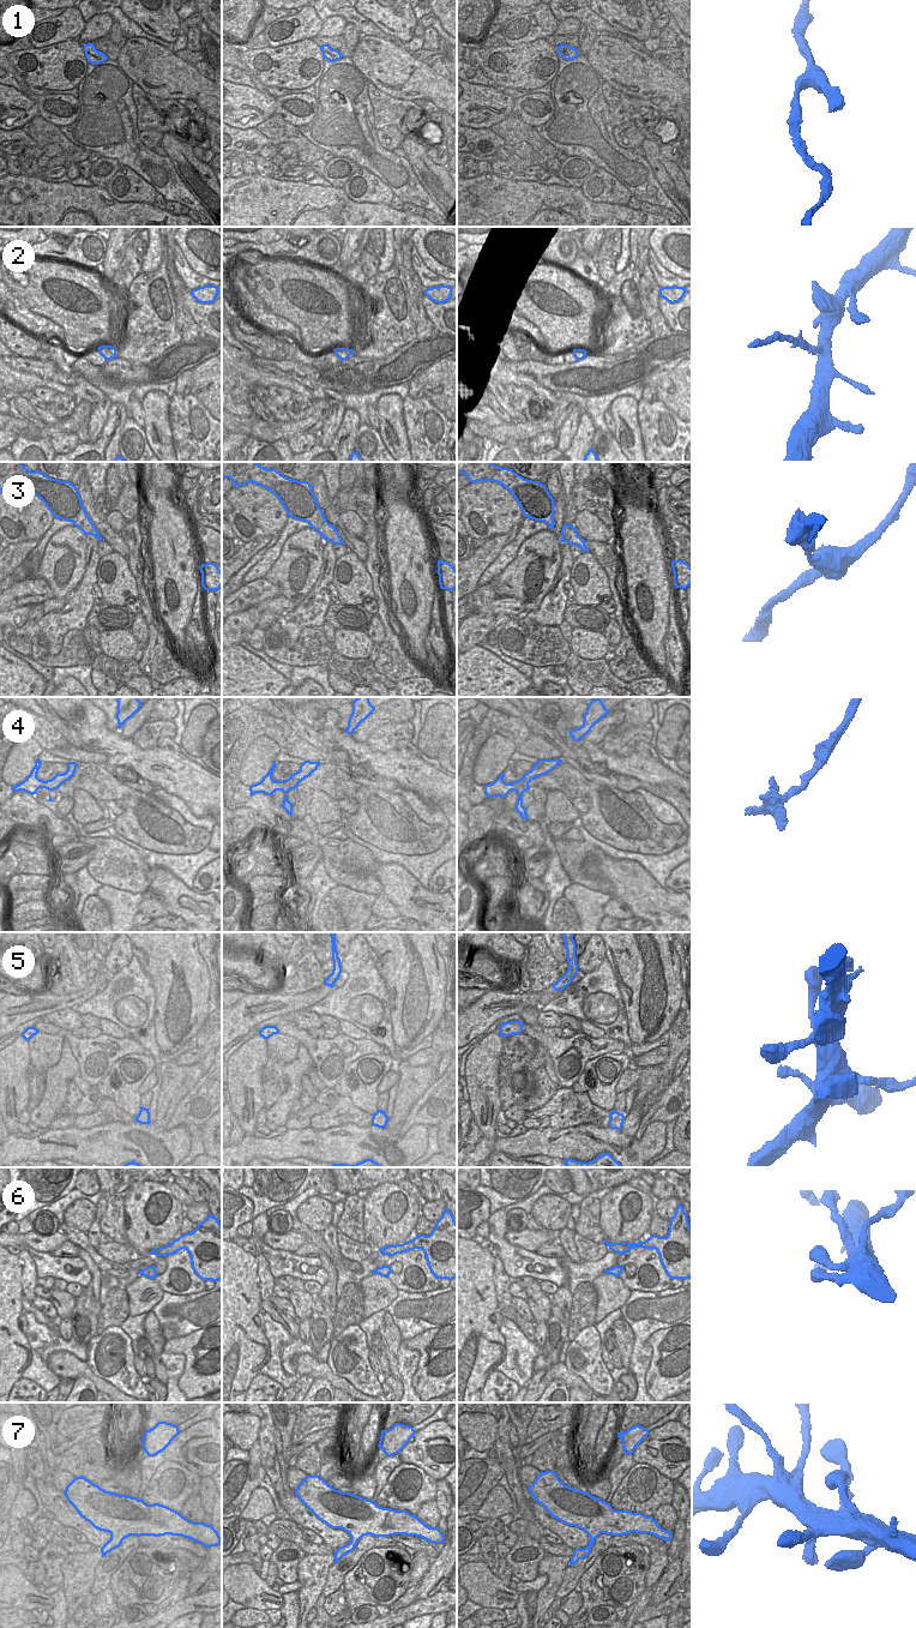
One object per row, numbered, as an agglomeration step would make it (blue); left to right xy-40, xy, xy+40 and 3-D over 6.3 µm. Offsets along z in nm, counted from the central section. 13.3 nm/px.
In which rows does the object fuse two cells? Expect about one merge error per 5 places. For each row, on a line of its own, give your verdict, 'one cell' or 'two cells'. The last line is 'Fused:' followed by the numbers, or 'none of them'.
1: one cell
2: two cells
3: one cell
4: two cells
5: one cell
6: one cell
7: one cell
Fused: 2, 4

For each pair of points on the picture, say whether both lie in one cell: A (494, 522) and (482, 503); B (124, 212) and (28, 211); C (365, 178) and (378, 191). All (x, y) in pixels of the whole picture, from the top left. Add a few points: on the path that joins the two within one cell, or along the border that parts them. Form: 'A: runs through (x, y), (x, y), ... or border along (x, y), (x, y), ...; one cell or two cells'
A: runs through (494, 517), (487, 508); one cell
B: runs through (100, 212), (74, 206), (52, 211); one cell
C: runs through (368, 181), (374, 187); one cell

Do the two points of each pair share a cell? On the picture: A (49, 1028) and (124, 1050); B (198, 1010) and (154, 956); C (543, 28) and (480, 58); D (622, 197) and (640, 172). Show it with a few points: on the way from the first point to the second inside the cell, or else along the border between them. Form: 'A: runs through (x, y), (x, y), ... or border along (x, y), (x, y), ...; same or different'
A: runs through (67, 1035), (83, 1050), (106, 1050); same
B: runs through (191, 992), (184, 967), (172, 959); same
C: border along (535, 40), (514, 46), (506, 44); different
D: border along (606, 170), (631, 194); different

